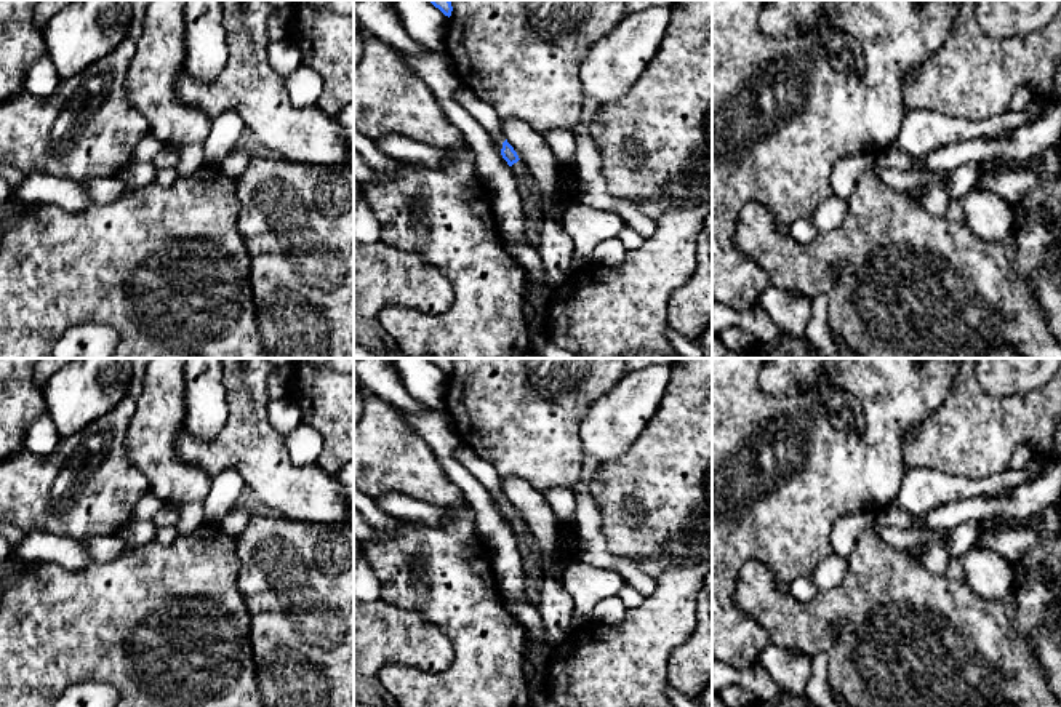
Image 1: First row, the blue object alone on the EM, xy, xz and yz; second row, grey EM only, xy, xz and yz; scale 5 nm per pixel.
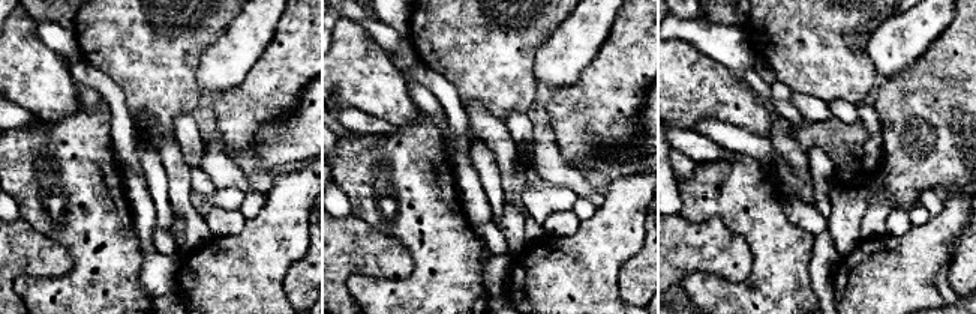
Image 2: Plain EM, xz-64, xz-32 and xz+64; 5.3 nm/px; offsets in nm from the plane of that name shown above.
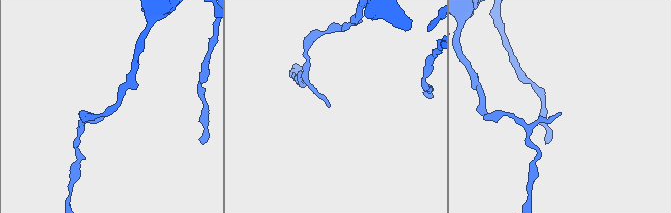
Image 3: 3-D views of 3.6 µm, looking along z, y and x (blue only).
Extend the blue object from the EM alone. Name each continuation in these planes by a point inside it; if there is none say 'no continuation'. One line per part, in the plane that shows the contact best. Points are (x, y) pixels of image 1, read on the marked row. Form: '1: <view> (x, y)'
1: xz (520, 170)

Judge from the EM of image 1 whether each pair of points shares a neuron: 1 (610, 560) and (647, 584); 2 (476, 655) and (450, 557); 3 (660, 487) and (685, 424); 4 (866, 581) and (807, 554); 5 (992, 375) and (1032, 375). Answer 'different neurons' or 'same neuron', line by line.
1: same neuron
2: same neuron
3: same neuron
4: different neurons
5: same neuron

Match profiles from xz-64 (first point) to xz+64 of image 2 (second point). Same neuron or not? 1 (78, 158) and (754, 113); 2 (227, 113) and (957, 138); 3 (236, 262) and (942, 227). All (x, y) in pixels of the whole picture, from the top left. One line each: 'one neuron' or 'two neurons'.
1: two neurons
2: one neuron
3: one neuron

